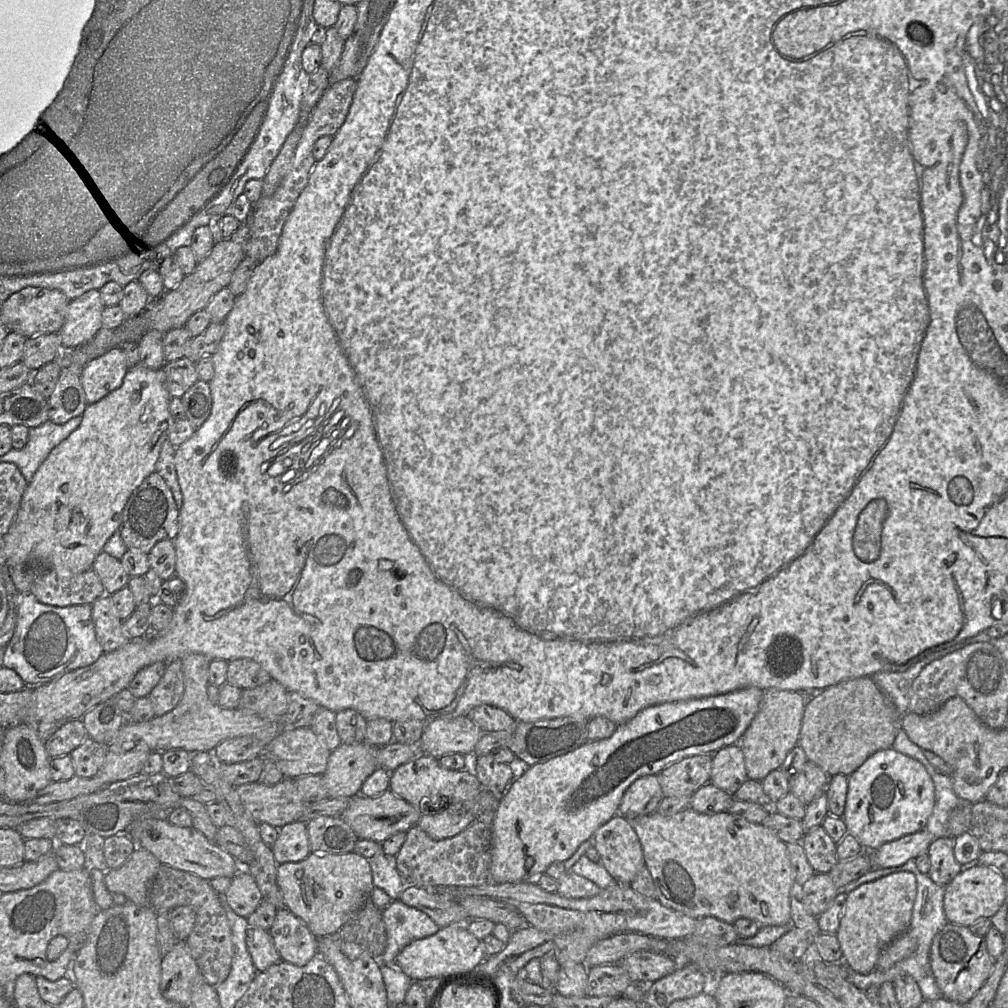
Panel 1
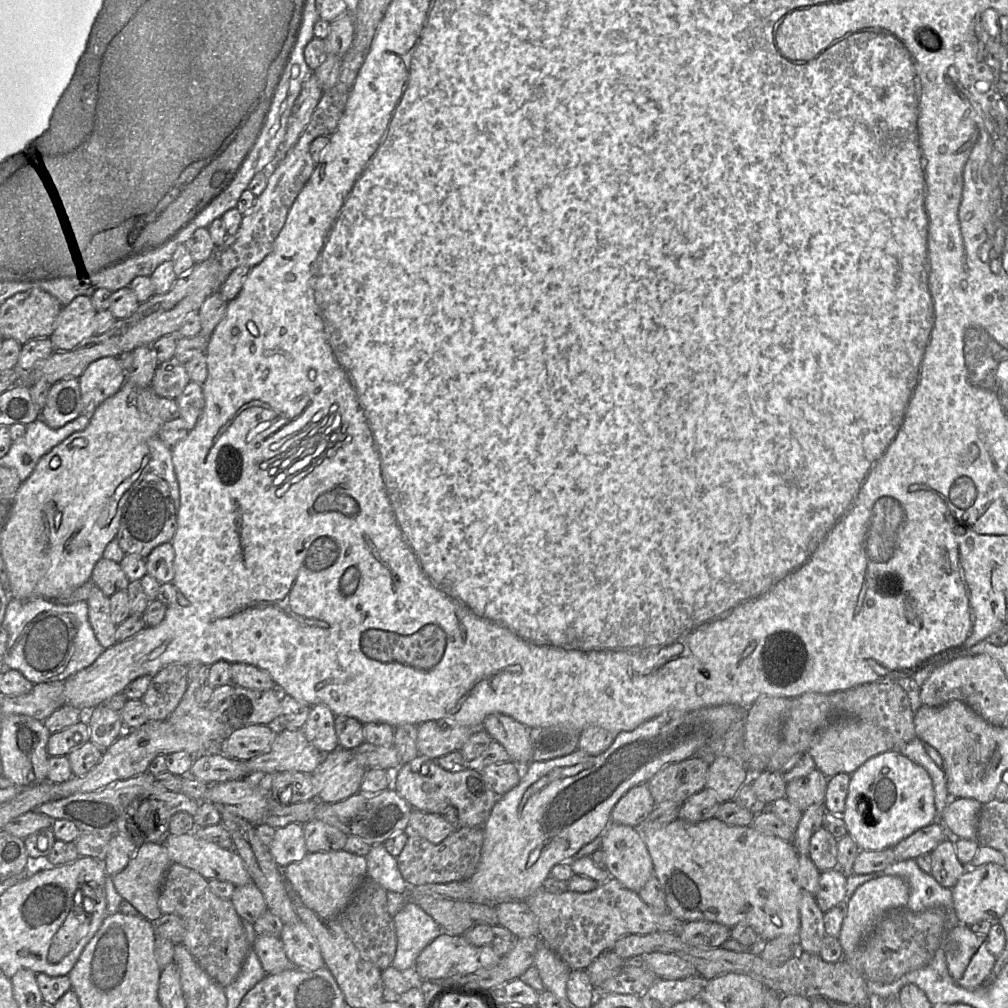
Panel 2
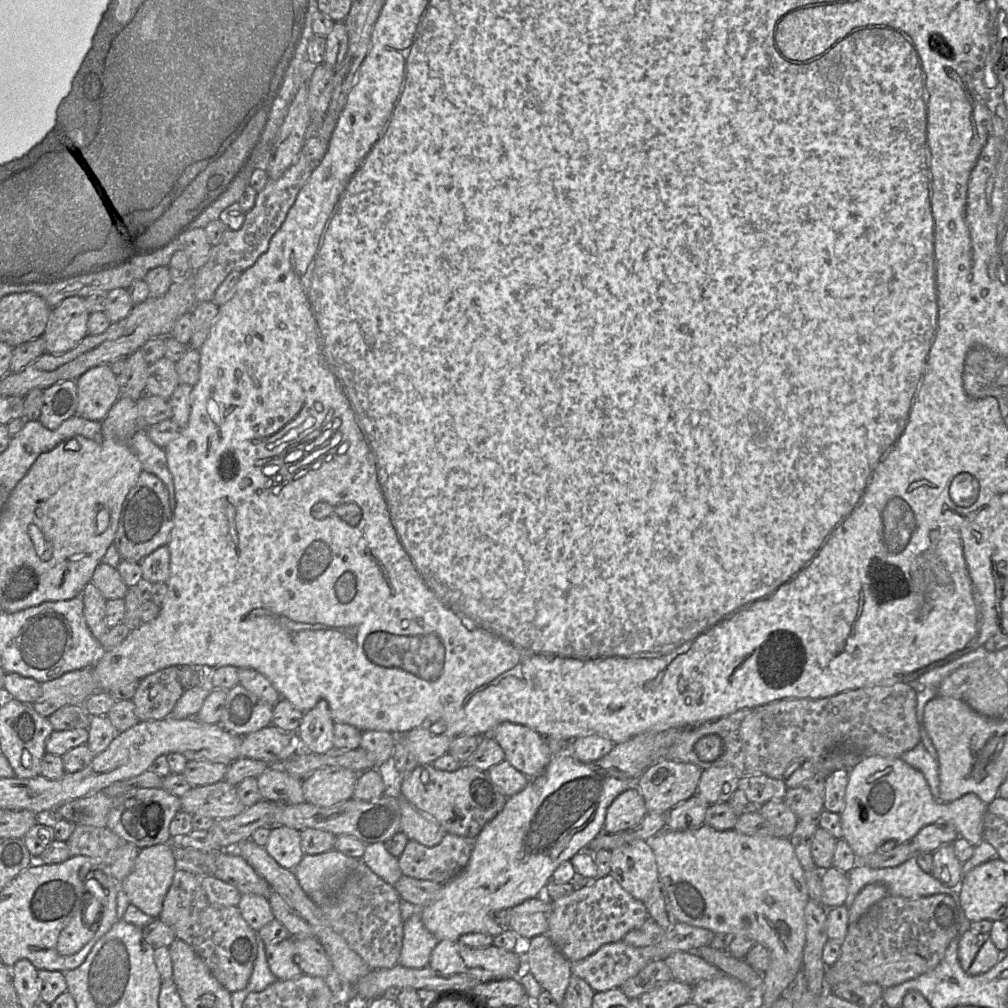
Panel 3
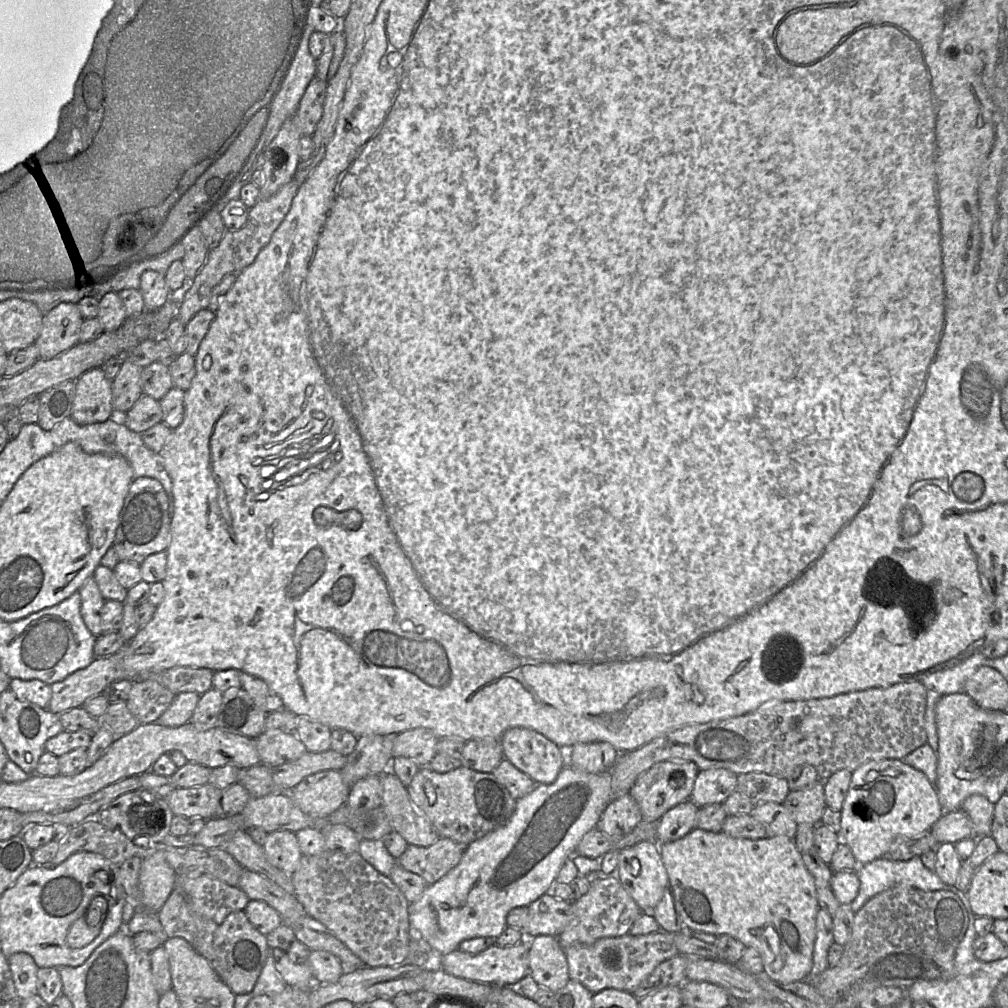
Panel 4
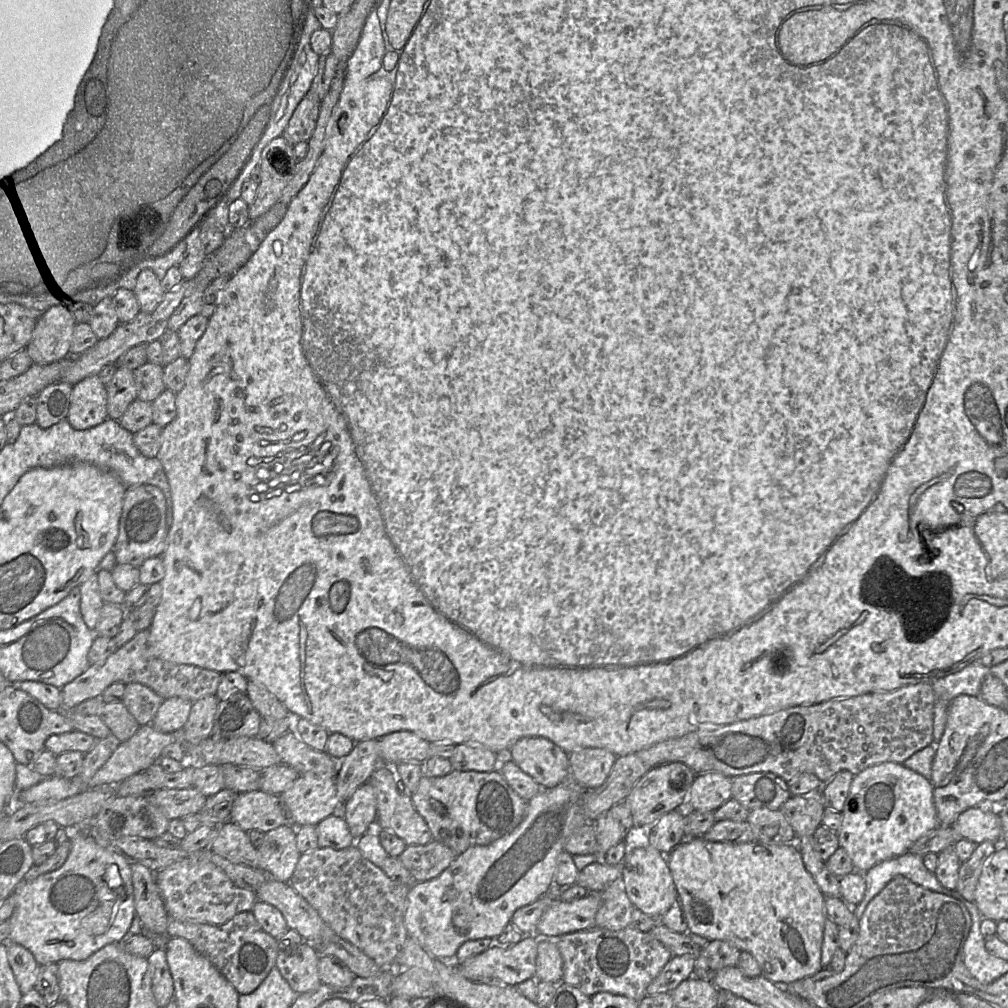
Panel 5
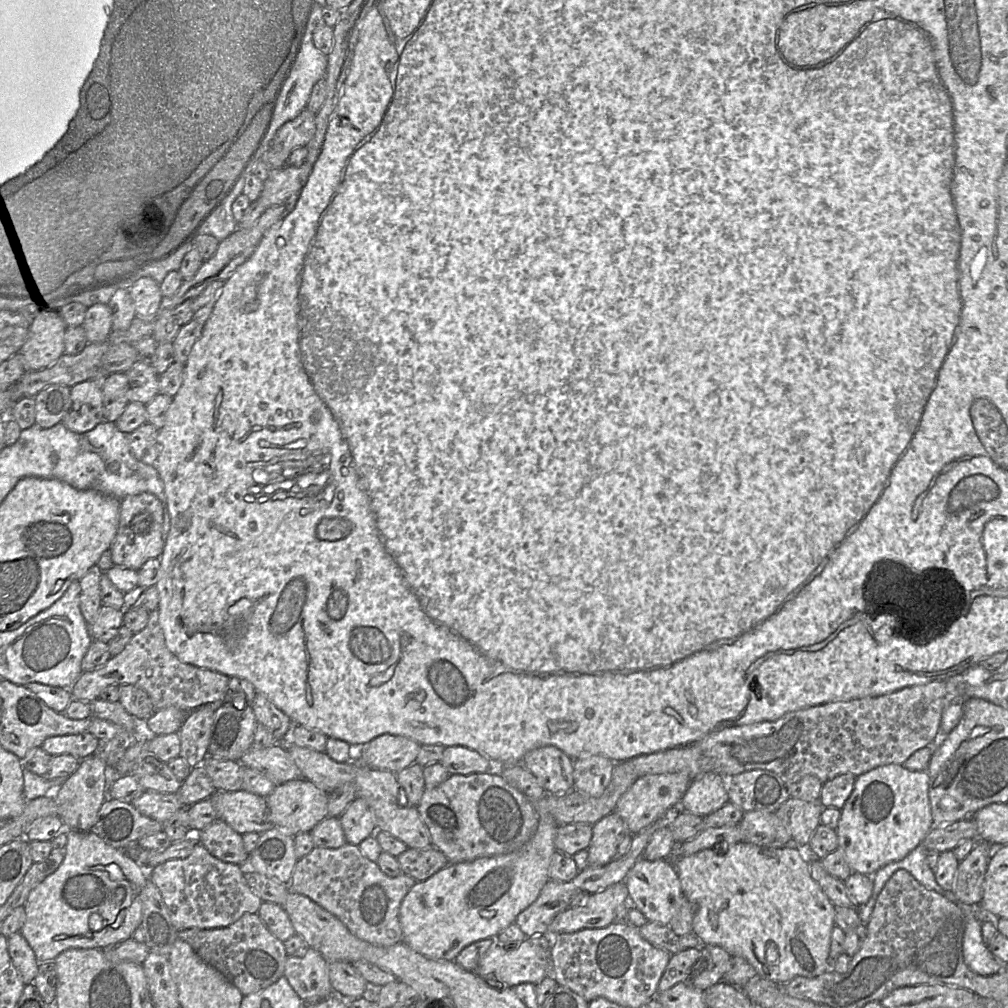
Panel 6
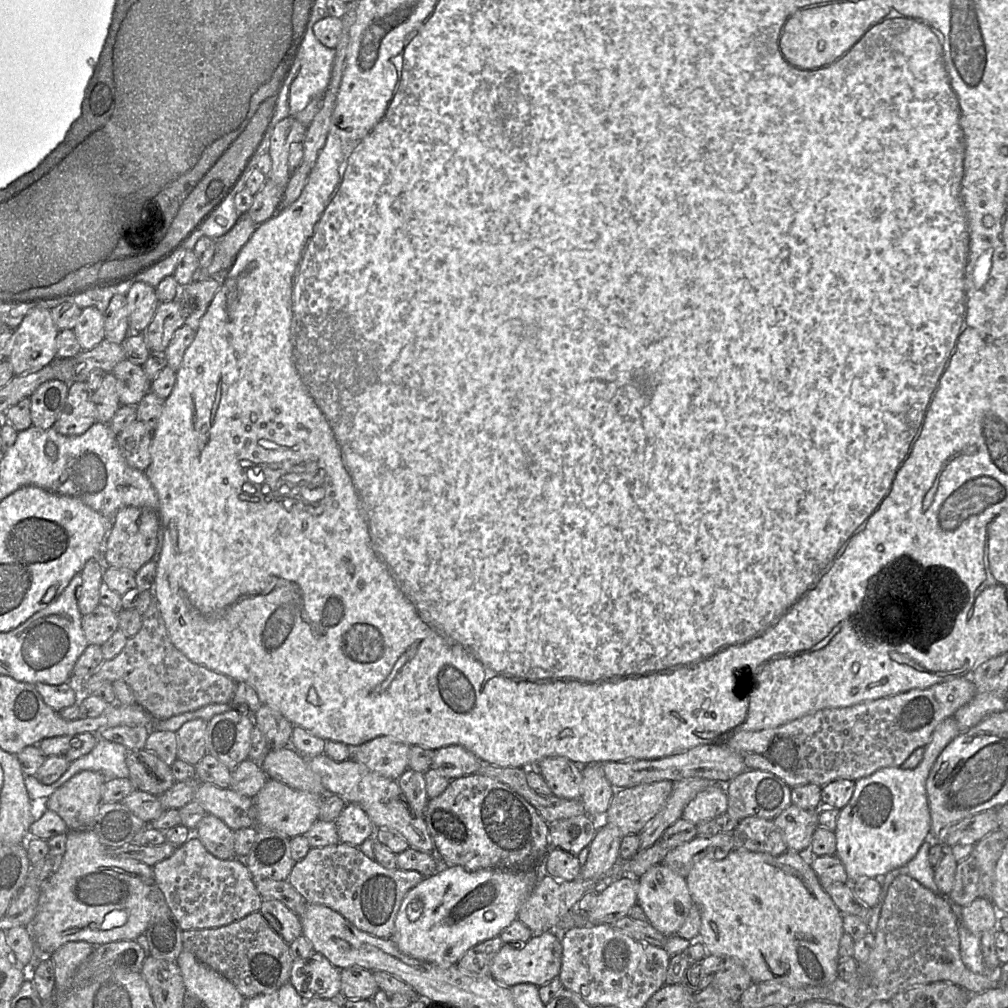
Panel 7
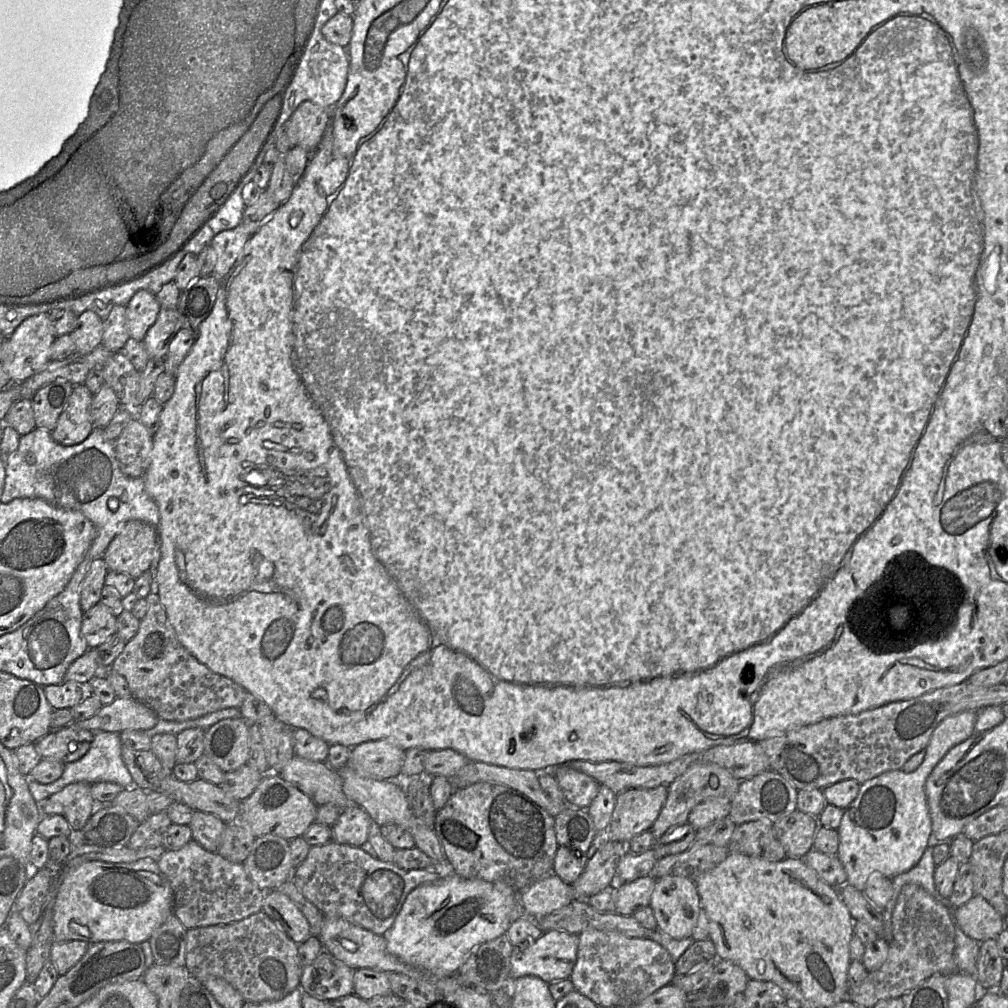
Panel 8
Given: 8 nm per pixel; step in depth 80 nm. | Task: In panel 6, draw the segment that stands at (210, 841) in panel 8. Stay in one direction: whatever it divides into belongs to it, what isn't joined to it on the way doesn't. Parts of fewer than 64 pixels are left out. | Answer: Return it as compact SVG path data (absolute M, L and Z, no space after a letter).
M217 819L195 834L199 842L214 857L226 863L247 867L249 854L244 848L242 835L226 822Z

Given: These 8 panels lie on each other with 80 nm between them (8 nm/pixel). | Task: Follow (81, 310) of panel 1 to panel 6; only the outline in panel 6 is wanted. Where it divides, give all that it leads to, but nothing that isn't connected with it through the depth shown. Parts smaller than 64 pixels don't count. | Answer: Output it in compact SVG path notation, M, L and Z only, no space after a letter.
M50 308L32 320L25 343L19 350L26 371L46 368L64 354L66 325L61 308Z

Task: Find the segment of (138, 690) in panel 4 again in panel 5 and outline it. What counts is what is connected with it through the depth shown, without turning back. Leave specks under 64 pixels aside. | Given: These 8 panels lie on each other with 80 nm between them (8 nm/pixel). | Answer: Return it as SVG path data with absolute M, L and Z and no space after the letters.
M139 683L126 684L122 703L140 726L151 725L163 699Z

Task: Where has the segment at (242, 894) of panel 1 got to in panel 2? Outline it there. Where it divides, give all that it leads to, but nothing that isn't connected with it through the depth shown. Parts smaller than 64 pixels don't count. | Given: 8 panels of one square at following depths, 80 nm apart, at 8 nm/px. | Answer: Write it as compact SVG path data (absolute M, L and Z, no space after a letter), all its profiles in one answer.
M253 882L235 887L230 901L242 921L251 924L268 910L261 891Z

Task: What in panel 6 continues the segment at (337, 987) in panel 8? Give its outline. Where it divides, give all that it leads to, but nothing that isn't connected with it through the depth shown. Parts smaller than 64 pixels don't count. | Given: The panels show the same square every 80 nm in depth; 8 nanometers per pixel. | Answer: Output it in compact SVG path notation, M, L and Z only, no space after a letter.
M307 948L302 957L288 956L283 976L305 1003L314 1003L334 993L328 962L313 948Z

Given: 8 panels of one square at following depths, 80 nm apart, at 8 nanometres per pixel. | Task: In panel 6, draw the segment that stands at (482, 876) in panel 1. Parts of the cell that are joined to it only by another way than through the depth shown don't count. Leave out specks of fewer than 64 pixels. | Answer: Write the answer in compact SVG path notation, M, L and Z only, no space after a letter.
M434 846L408 848L397 857L402 873L416 881L425 881L449 864L446 856Z

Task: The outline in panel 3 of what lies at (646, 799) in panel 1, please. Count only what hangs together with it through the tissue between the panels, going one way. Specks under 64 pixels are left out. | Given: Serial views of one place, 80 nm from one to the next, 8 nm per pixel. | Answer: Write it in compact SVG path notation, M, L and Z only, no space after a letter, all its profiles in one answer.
M637 787L622 792L608 807L604 831L618 833L639 824L648 813L645 801Z

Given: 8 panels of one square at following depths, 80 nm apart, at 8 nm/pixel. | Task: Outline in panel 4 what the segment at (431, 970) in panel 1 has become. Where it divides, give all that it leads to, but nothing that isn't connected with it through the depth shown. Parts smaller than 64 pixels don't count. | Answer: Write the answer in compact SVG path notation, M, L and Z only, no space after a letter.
M522 942L511 947L493 945L477 954L469 954L456 949L441 956L440 968L465 980L494 986L516 987L518 982L529 973L529 943Z

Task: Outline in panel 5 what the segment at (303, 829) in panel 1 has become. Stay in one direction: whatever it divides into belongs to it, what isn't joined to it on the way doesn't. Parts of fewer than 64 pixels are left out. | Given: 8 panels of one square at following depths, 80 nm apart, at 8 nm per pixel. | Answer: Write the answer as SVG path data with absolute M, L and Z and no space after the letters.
M283 825L266 832L257 851L258 869L276 881L289 883L301 856L296 846L295 827Z

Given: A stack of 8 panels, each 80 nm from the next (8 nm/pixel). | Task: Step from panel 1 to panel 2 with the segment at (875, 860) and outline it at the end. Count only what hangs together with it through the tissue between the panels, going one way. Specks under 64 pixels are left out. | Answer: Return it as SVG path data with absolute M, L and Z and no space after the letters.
M936 821L929 826L915 831L892 849L896 861L916 859L922 854L931 853L940 842L949 837L949 833L944 825Z

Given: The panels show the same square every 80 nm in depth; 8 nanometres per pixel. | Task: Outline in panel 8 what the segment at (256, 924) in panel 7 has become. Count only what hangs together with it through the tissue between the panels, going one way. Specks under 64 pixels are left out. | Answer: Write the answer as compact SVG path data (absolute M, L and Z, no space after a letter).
M263 911L240 921L187 929L185 967L191 976L202 979L207 976L221 978L231 984L245 1002L260 1003L280 1000L299 987L302 965L298 956L298 944Z

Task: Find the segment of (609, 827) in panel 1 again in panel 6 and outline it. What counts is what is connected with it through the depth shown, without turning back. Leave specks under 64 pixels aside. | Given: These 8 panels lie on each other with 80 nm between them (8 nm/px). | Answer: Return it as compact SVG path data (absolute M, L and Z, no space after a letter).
M640 858L628 872L624 883L629 893L629 903L636 907L648 922L669 925L684 899L678 874L670 859L649 861Z

